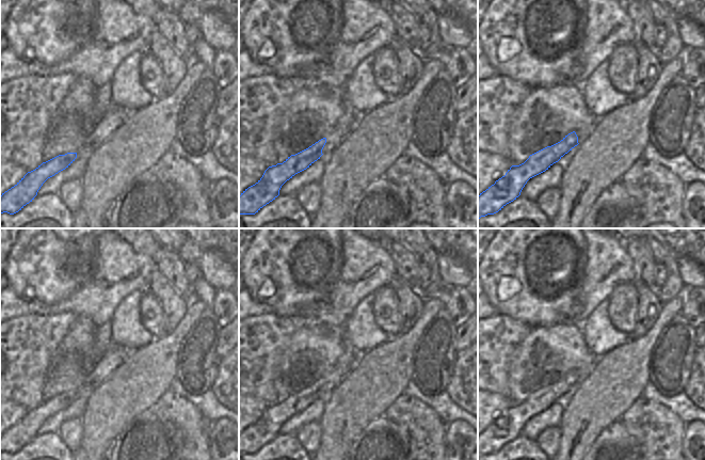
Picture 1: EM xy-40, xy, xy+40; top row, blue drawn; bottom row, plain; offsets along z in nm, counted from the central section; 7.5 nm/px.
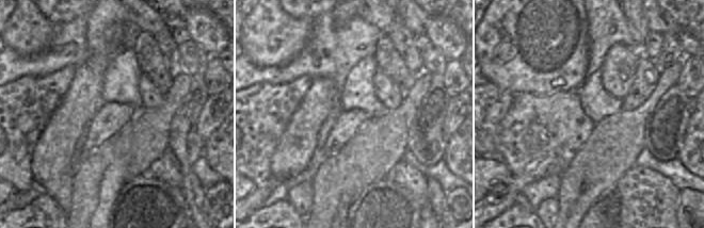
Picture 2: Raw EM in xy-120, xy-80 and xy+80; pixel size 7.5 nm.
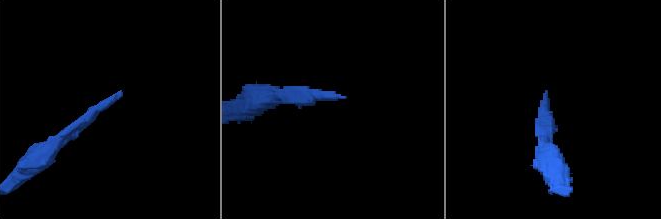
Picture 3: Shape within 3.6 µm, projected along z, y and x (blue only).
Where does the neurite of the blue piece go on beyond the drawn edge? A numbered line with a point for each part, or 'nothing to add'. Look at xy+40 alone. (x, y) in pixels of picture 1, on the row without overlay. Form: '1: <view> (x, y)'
nothing to add

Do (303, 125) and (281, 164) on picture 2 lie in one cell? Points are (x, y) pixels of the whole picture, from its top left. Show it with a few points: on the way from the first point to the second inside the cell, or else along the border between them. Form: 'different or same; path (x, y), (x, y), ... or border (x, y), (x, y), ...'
same; path (296, 134), (290, 155)

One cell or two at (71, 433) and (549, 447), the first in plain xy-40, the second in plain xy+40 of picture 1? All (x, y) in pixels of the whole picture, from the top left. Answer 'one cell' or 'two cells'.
one cell

